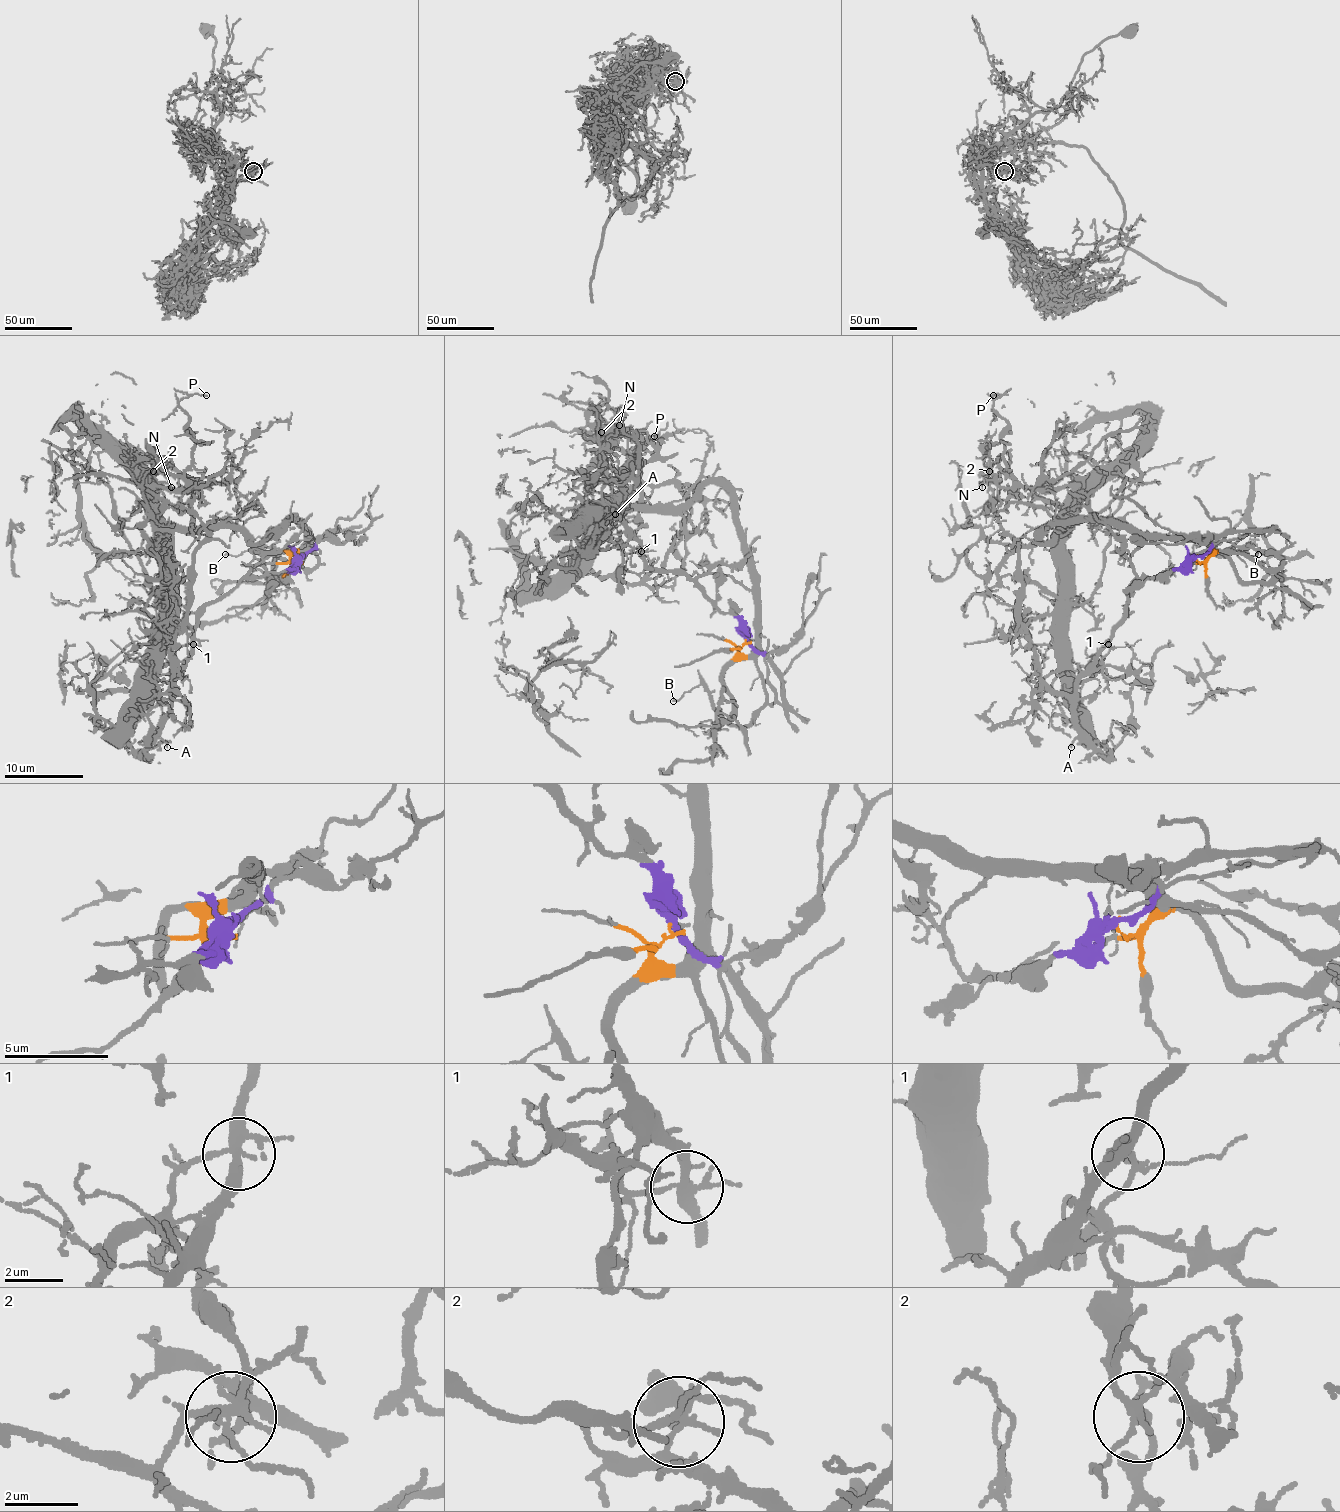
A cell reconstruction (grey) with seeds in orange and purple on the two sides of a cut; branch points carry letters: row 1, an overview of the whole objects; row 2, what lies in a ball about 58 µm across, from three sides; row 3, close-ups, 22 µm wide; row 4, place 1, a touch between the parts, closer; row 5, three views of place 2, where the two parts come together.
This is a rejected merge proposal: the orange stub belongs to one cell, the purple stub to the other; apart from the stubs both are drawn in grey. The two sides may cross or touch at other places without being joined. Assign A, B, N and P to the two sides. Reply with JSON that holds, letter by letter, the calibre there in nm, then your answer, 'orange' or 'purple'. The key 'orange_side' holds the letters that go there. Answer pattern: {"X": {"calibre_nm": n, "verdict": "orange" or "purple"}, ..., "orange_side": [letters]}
{"A": {"calibre_nm": 130, "verdict": "purple"}, "B": {"calibre_nm": 130, "verdict": "orange"}, "N": {"calibre_nm": 130, "verdict": "orange"}, "P": {"calibre_nm": 120, "verdict": "orange"}, "orange_side": ["B", "N", "P"]}

